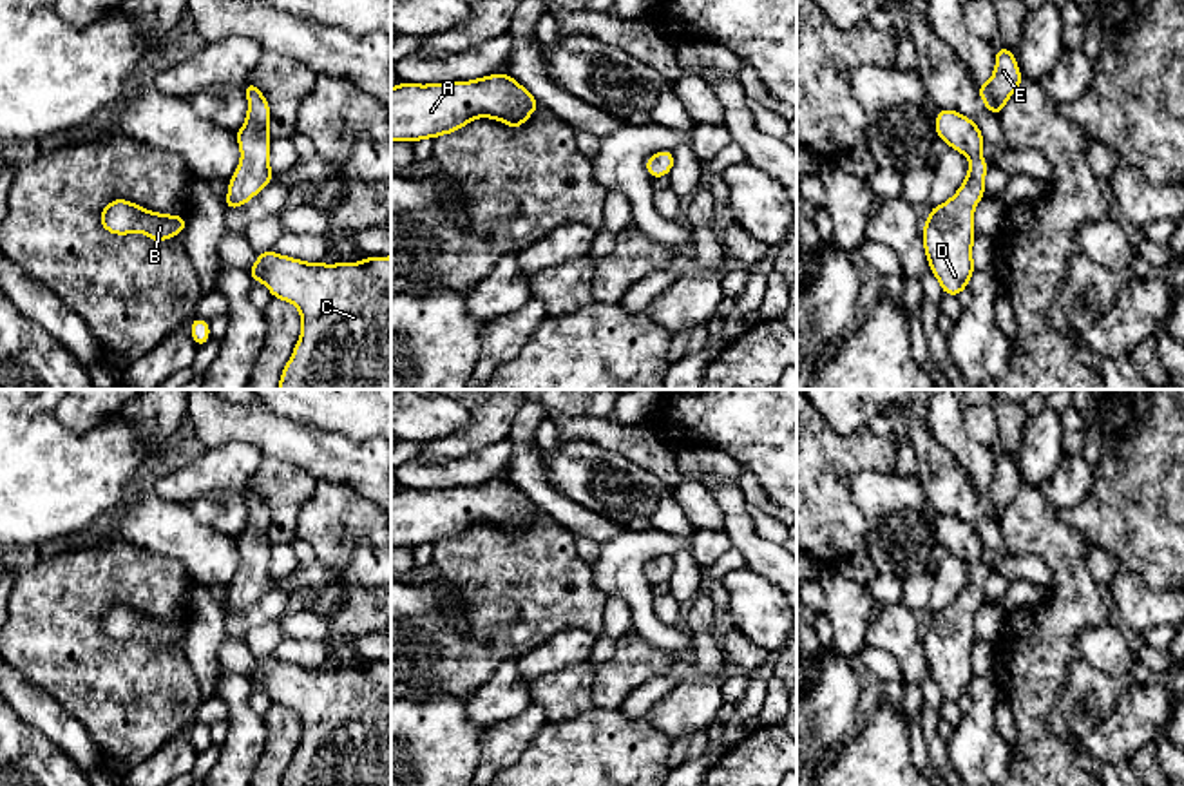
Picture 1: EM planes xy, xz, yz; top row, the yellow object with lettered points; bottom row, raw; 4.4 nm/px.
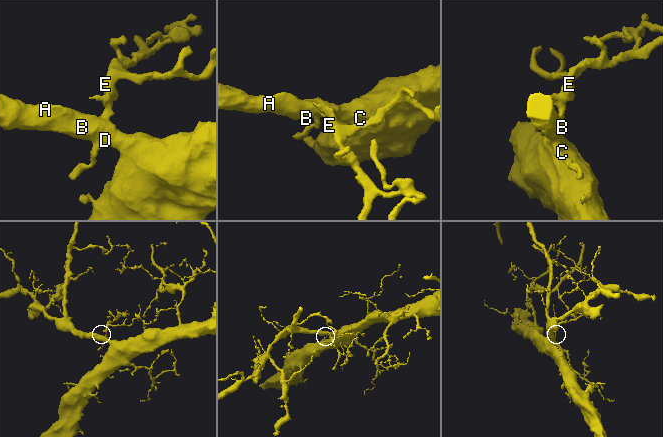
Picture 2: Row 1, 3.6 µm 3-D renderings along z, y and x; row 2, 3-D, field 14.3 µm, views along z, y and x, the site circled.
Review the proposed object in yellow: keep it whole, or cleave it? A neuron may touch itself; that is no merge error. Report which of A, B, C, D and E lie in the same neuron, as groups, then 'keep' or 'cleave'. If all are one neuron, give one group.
A B C D E; keep

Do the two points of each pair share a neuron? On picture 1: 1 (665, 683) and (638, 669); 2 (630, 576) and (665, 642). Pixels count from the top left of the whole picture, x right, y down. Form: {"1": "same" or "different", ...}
{"1": "different", "2": "same"}

